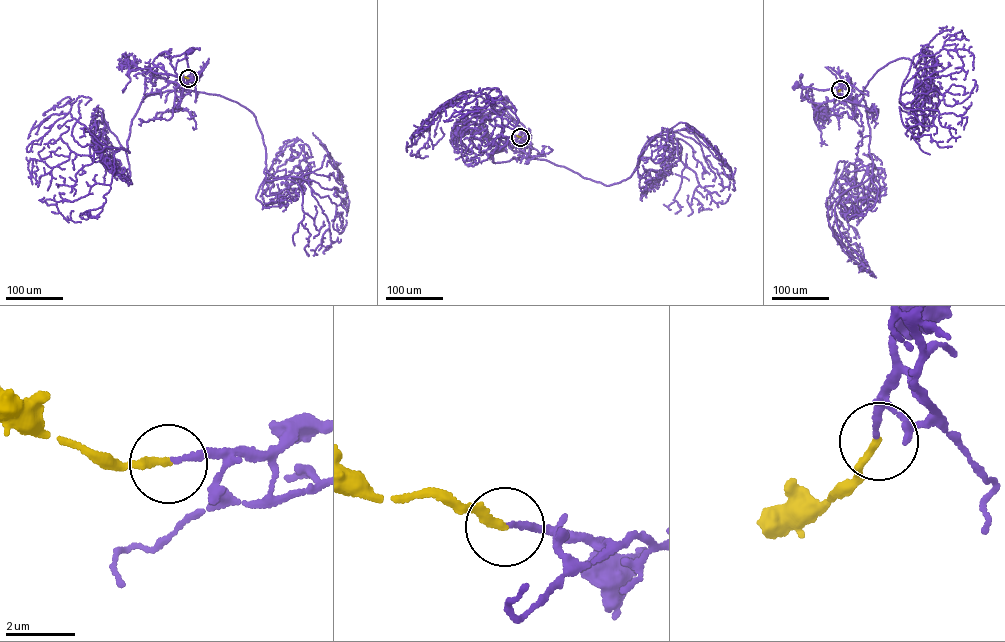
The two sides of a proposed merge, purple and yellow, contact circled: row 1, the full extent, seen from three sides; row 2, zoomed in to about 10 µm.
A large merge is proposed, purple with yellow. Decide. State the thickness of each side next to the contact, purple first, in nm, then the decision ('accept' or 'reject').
calibres 160 and 200 nm; accept

